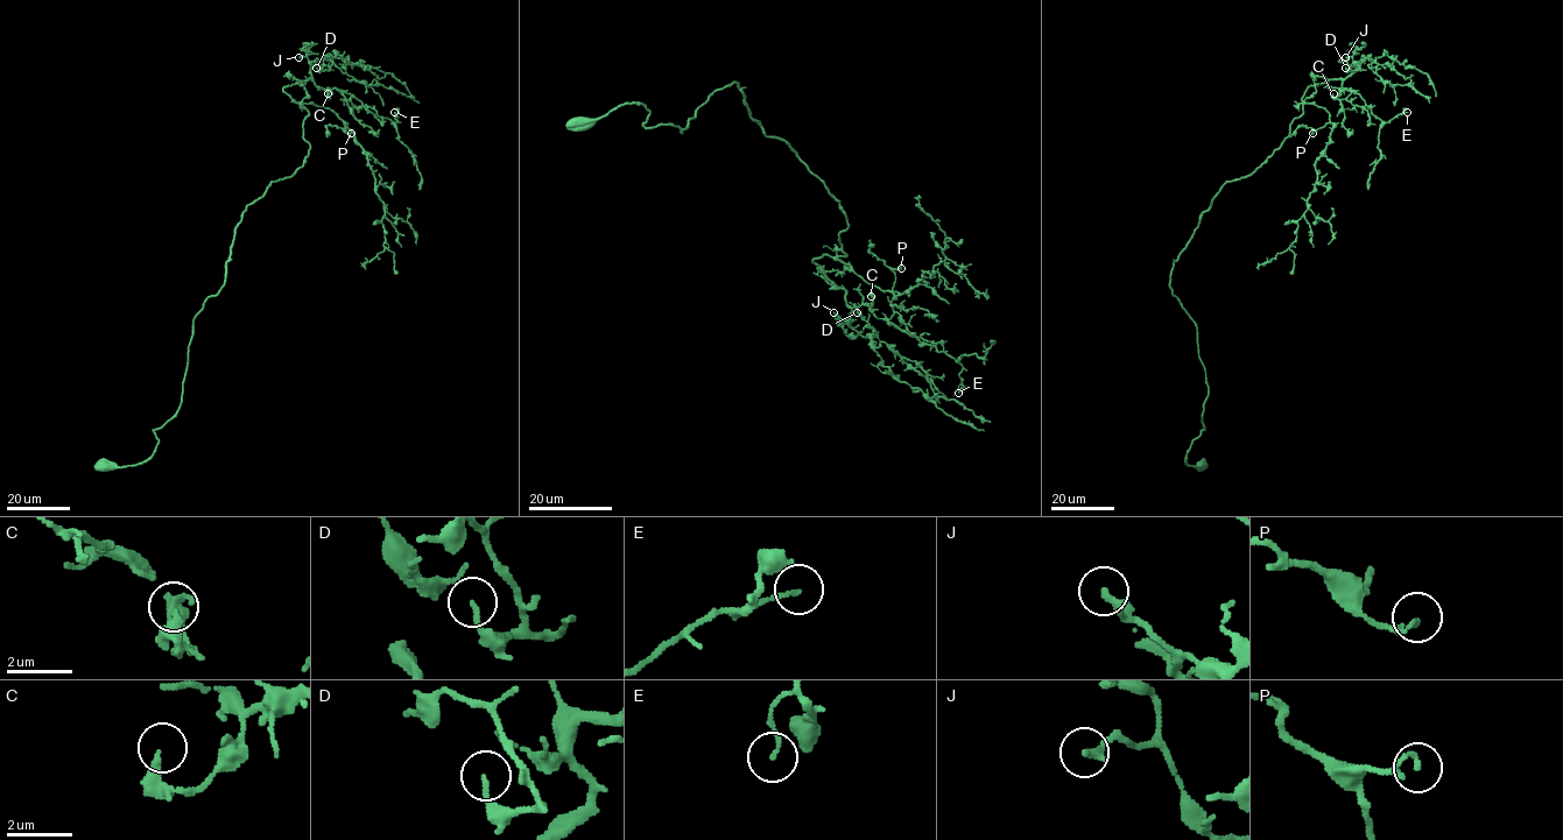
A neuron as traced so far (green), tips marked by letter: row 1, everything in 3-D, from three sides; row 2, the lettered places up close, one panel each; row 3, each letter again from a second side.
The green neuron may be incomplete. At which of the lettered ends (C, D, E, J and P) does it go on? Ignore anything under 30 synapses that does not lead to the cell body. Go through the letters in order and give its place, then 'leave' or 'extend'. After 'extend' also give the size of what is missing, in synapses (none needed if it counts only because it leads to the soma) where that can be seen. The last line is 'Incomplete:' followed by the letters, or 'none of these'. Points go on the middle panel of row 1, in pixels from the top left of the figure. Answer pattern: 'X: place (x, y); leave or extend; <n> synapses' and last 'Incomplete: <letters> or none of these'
C: place (871, 296); leave
D: place (857, 312); leave
E: place (958, 393); leave
J: place (833, 312); extend; 35 synapses
P: place (901, 268); leave
Incomplete: J

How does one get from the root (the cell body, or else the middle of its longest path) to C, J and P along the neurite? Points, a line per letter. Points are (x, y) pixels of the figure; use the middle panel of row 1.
C: (578, 124), (641, 104), (681, 133), (737, 83), (845, 214), (846, 255), (812, 261), (851, 306), (871, 296)
J: (578, 124), (641, 104), (681, 133), (737, 83), (845, 214), (846, 255), (812, 260), (849, 325), (833, 312)
P: (578, 124), (641, 104), (646, 127), (681, 133), (737, 83), (839, 202), (838, 259), (881, 290), (901, 268)

